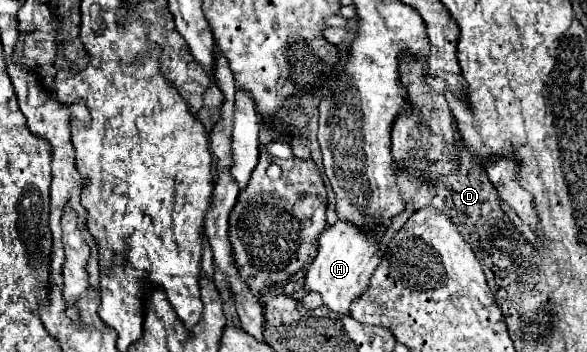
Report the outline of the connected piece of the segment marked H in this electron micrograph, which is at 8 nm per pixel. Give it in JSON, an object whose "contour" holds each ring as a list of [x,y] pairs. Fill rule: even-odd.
{"contour":[[[406,202],[406,208],[400,214],[396,214],[392,218],[390,226],[384,230],[382,240],[376,234],[370,234],[352,222],[336,220],[336,224],[326,228],[318,238],[318,254],[312,260],[312,264],[306,268],[304,288],[310,292],[318,292],[322,296],[324,304],[330,306],[332,310],[348,314],[348,306],[350,306],[352,298],[356,298],[356,294],[360,294],[360,290],[364,290],[364,286],[368,286],[368,278],[370,278],[372,270],[378,266],[378,262],[382,260],[388,240],[404,226],[404,222],[412,216],[412,212],[414,212],[414,204]]]}

